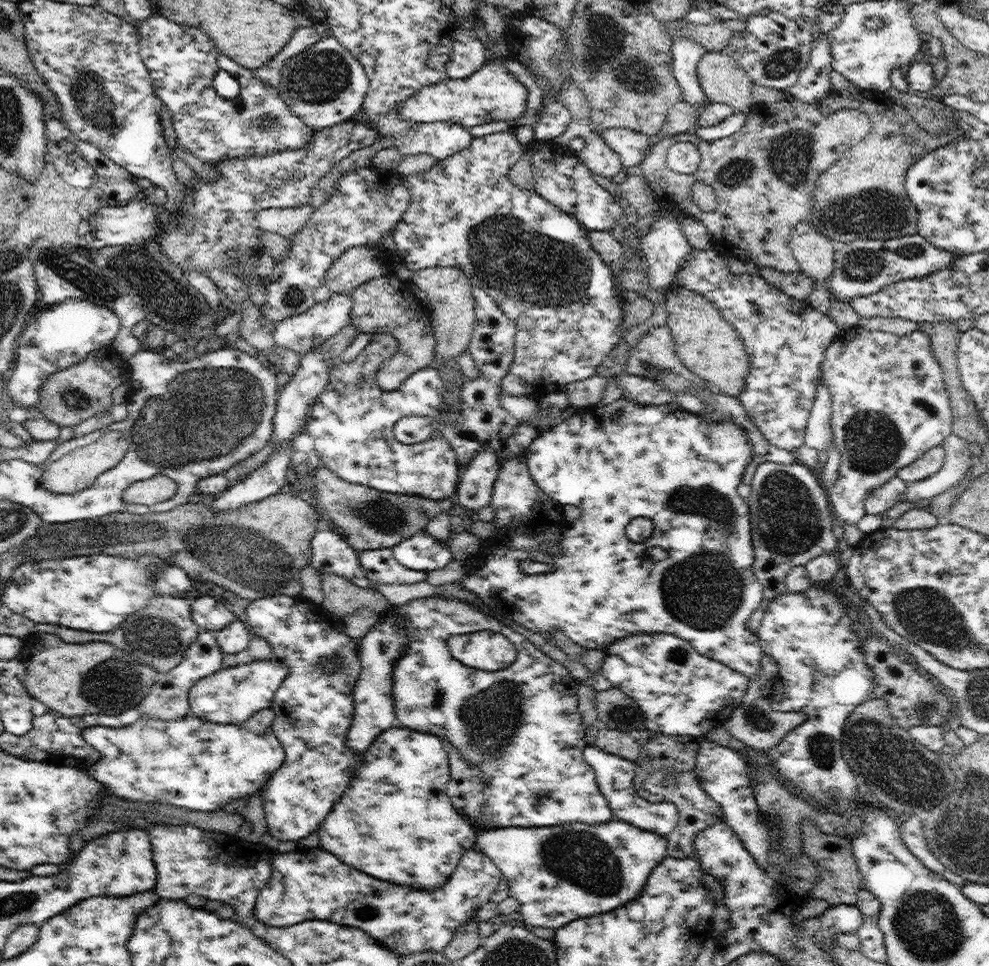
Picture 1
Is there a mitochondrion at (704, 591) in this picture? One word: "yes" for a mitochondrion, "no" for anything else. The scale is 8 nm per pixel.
yes

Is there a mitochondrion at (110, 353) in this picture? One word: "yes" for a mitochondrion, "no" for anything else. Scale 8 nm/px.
no

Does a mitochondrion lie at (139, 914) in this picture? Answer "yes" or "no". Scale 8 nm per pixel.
no

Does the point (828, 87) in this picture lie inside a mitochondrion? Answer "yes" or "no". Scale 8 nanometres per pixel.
no

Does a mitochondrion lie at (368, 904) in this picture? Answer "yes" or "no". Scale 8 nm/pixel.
yes

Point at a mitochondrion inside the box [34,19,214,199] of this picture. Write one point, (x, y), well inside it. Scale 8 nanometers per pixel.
(93, 102)

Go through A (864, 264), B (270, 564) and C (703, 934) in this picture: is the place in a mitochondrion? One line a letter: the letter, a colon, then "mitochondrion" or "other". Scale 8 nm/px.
A: mitochondrion
B: mitochondrion
C: other

